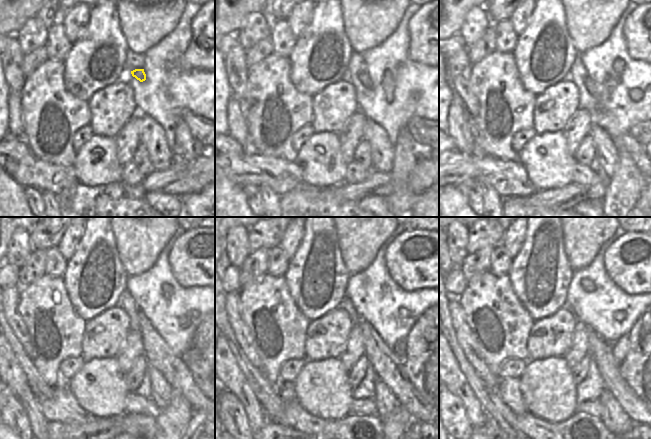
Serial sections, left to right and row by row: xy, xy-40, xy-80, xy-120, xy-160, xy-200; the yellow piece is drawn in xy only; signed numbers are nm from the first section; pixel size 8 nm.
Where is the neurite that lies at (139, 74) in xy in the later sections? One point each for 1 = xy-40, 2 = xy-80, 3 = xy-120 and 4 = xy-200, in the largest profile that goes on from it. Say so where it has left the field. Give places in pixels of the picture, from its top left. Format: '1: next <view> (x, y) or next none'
1: next xy-40 (364, 76)
2: next xy-80 (590, 85)
3: next xy-120 (157, 354)
4: next xy-200 (600, 351)

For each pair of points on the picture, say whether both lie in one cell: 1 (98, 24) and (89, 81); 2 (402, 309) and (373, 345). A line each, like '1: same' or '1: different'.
1: same
2: different

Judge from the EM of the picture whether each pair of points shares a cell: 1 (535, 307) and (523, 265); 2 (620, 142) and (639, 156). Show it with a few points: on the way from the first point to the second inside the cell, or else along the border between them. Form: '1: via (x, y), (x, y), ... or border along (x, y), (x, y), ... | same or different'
1: via (527, 297), (527, 276) | same
2: via (625, 143), (634, 151) | same

